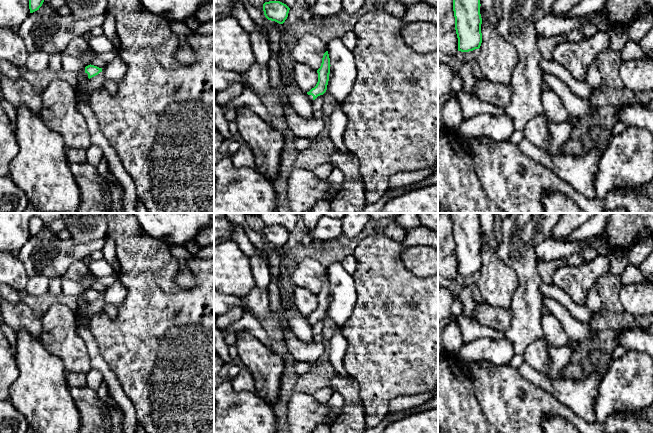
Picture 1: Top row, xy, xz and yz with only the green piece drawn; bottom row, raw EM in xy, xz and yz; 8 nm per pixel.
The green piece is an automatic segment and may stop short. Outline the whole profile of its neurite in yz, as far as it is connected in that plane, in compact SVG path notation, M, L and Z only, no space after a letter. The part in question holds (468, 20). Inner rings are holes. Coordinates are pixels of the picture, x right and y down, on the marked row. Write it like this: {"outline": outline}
{"outline": "M453 0L458 51L479 49L482 43L480 0Z"}

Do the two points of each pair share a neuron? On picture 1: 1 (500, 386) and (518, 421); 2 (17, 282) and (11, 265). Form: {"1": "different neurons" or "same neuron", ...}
{"1": "same neuron", "2": "same neuron"}

